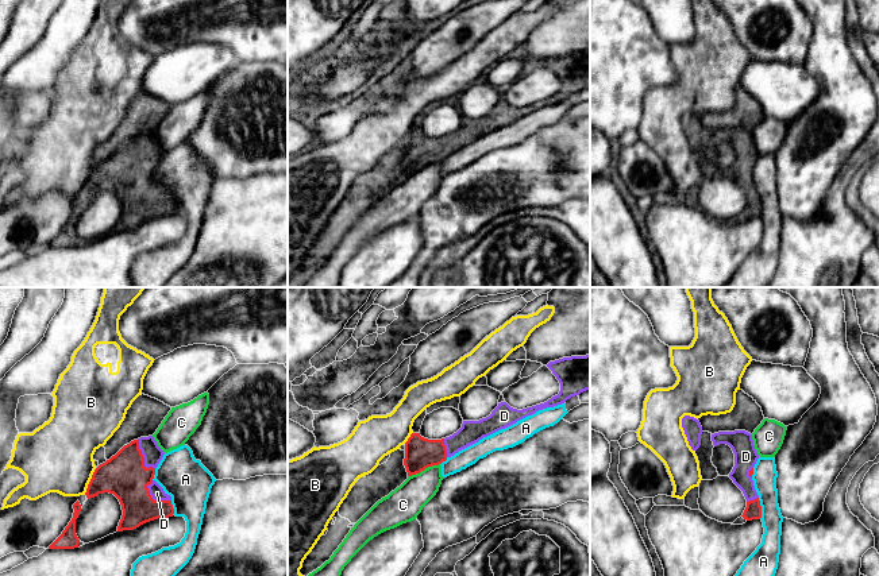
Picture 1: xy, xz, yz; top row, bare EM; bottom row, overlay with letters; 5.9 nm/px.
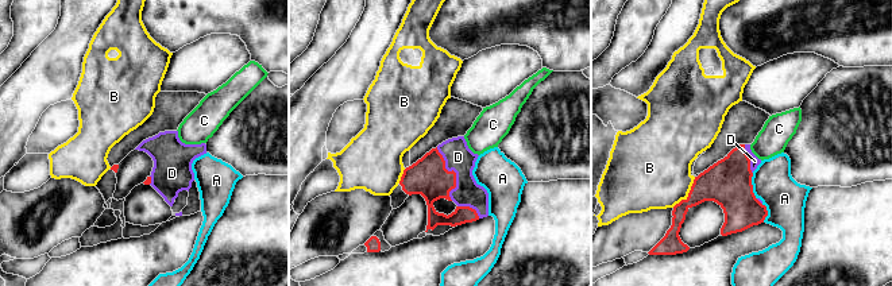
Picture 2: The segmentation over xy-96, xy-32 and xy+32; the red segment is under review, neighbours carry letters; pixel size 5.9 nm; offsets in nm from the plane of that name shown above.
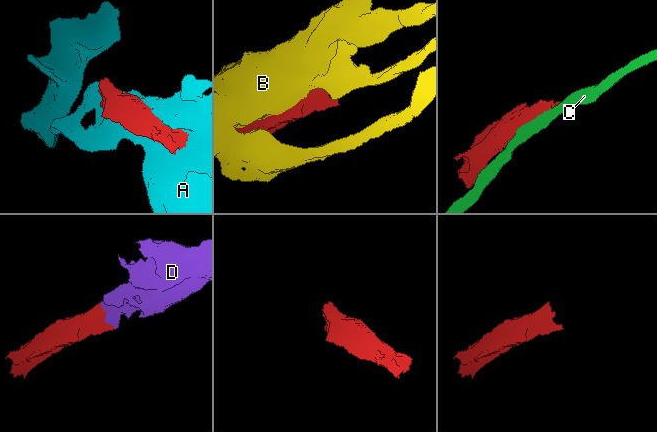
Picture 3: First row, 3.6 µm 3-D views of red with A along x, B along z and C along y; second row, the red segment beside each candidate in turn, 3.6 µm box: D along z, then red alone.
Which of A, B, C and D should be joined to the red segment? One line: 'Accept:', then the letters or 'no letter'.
Accept: D

